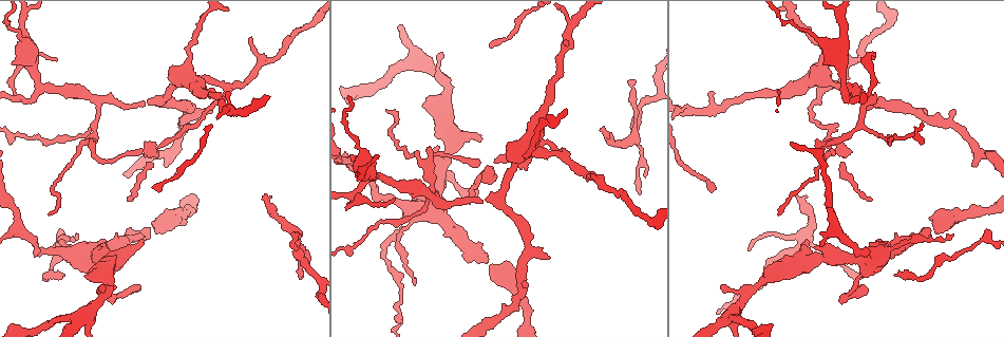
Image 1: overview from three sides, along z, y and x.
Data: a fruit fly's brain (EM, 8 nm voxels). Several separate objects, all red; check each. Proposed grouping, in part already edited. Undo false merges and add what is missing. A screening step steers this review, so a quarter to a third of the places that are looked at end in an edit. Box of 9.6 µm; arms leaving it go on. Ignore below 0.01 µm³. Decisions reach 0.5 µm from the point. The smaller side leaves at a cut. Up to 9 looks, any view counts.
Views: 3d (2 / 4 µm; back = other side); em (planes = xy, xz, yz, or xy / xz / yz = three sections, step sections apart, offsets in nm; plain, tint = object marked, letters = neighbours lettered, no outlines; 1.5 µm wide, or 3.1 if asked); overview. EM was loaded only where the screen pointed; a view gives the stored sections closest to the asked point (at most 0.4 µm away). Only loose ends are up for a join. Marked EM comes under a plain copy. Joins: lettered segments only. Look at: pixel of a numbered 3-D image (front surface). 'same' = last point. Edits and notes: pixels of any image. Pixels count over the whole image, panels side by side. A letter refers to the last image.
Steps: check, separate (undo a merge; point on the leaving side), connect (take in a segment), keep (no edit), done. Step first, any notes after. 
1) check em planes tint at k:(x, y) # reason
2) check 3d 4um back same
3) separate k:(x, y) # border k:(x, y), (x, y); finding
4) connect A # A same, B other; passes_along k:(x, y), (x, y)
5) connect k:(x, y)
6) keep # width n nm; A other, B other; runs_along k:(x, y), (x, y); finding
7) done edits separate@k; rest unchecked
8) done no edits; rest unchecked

check em planes letters at 1:(721, 284) # branch stops here

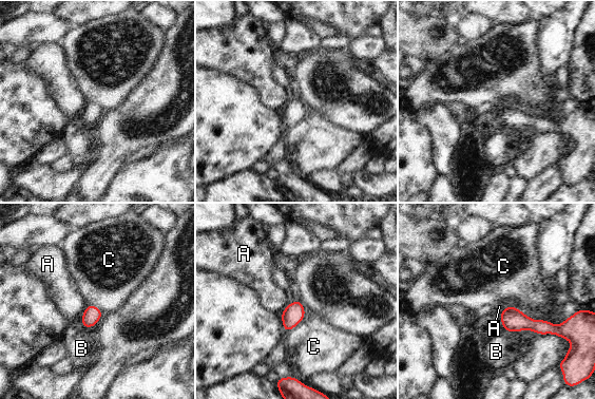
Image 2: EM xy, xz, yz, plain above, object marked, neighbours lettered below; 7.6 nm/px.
keep # longest_contact C 360 nm; A other, B other, C other; no lettered segment goes on from it

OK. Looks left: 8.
check em planes letters at 1:(266, 196)

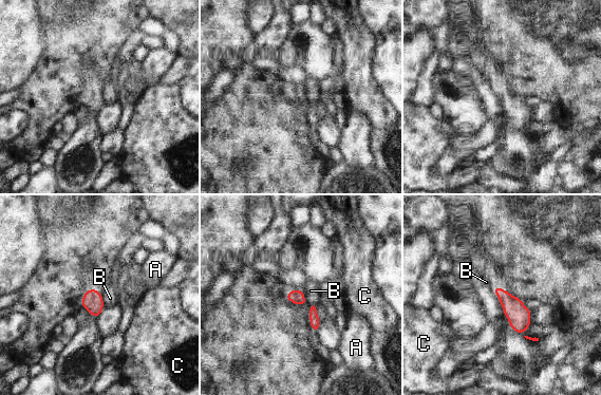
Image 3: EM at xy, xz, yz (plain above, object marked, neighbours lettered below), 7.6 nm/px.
keep # A other, B other, C other; border 3:(100, 293), (105, 306); no lettered segment goes on from it

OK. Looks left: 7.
check 3d 4um at 1:(871, 199) # end of a long branch

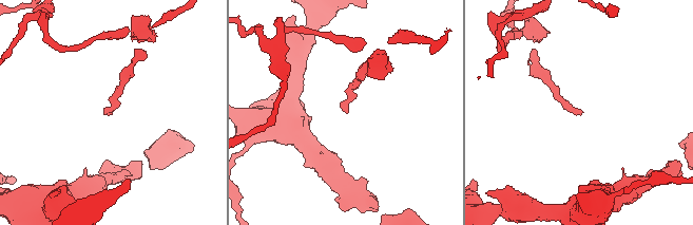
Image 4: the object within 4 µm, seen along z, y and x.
check em yz step 8 letters at 4:(580, 112)

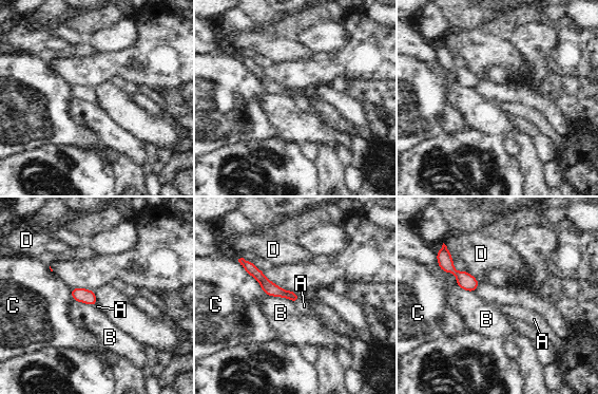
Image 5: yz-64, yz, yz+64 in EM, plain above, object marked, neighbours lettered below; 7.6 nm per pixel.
connect A # A same, B other, C other, D other; it goes on there

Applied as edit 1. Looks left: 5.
check overview

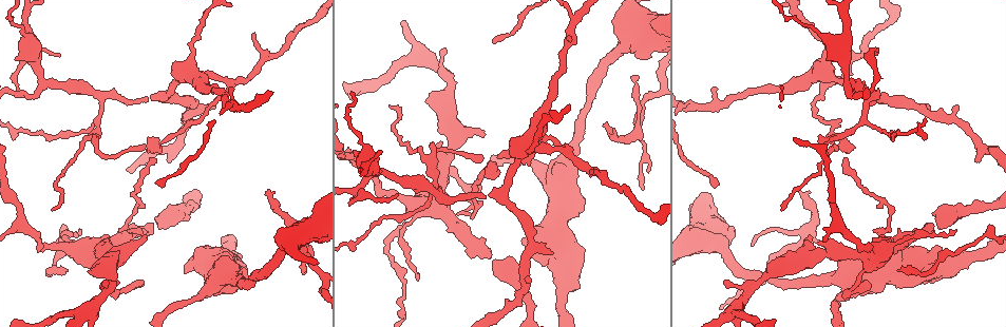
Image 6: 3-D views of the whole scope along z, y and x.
check em xy step 8 letters at 6:(59, 56) # tapers out

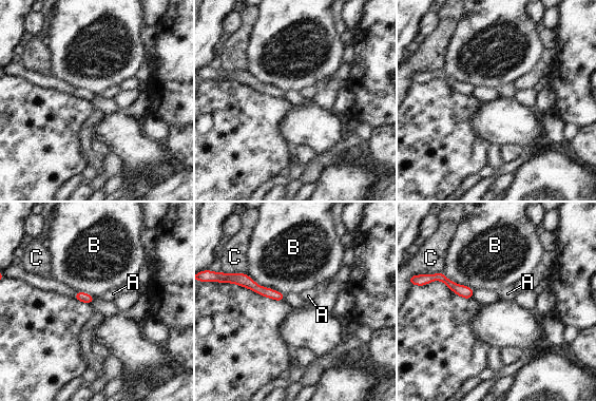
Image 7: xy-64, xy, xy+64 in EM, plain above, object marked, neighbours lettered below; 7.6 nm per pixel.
keep # A other, B other, C other; runs_along 7:(239, 277), (254, 287), (281, 299); no lettered segment goes on from it

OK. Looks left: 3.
done edits connect@5; rest unchecked

